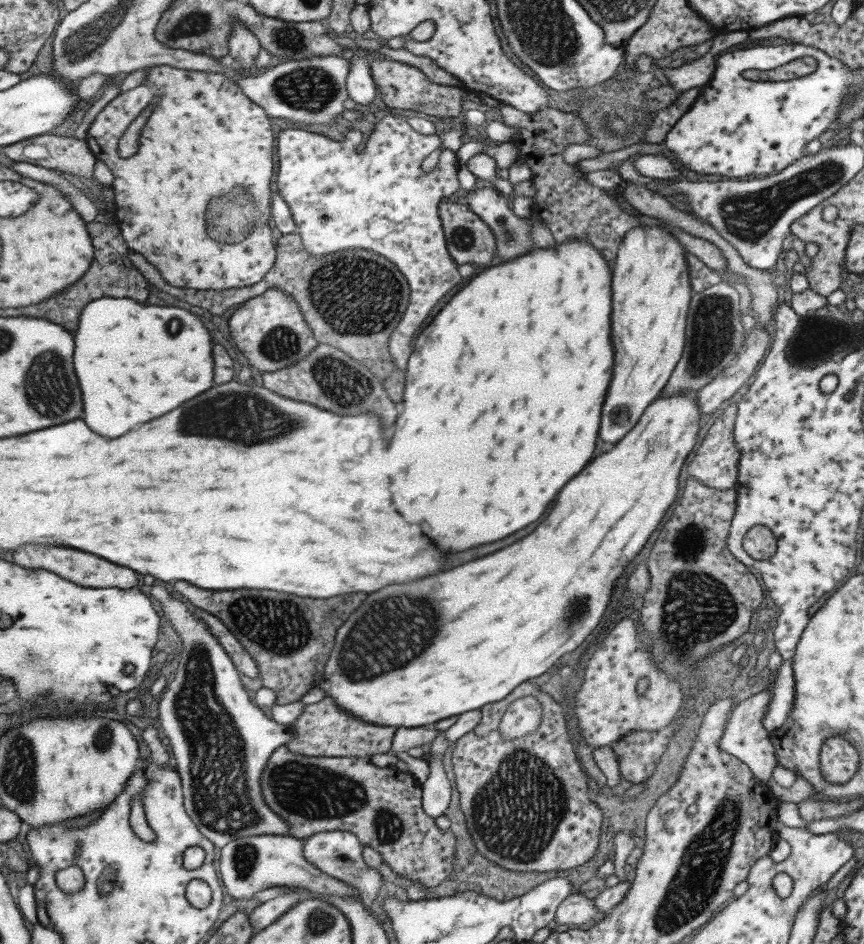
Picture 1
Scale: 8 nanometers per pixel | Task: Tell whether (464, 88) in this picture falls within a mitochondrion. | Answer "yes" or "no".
no

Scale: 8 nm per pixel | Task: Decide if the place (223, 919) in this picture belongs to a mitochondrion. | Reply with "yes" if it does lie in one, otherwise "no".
no

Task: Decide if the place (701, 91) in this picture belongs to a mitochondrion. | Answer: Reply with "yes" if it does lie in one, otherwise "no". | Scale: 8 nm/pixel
no

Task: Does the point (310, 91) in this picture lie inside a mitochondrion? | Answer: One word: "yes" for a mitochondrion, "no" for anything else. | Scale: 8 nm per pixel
yes

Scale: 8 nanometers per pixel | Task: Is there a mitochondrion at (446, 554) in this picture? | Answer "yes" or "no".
no

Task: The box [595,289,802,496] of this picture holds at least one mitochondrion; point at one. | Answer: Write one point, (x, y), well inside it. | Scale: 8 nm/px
(713, 339)

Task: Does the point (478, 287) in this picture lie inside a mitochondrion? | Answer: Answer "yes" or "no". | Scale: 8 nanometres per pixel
no

